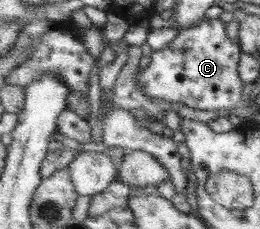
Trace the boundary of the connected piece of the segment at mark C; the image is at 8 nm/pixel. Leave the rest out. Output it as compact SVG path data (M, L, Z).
M202 19L202 25L179 30L170 45L160 51L153 50L151 62L138 74L138 87L142 81L145 95L193 109L241 112L244 83L238 73L238 63L242 52L241 42L230 39L228 25L222 19Z

